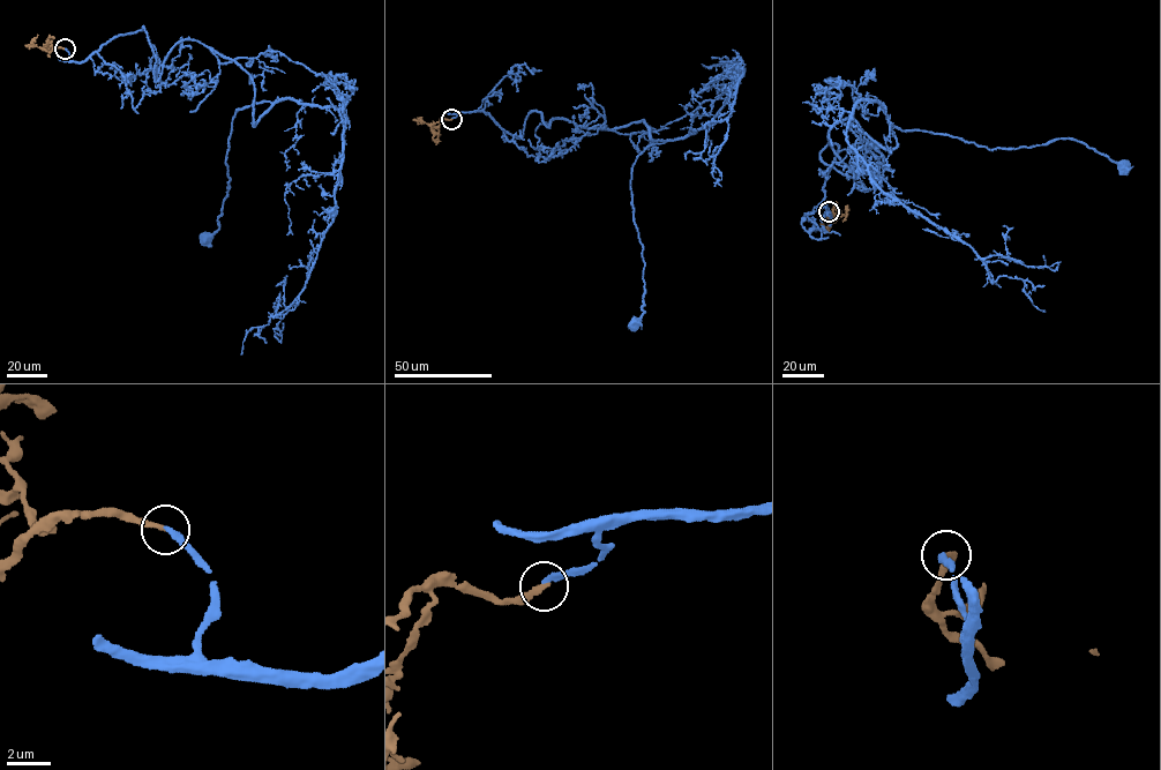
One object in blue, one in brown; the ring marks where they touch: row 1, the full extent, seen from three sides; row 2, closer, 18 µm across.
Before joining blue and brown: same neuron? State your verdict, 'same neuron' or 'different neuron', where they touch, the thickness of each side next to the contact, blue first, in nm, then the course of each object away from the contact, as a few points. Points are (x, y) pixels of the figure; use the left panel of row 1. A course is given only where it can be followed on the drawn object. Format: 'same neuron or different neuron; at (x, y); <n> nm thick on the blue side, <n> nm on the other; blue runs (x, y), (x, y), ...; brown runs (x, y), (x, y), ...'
same neuron; at (65, 49); 240 nm thick on the blue side, 240 nm on the other; blue runs (65, 49), (142, 27), (156, 81), (194, 39), (248, 74), (253, 126), (271, 103), (237, 110), (207, 238); brown runs (65, 49), (55, 47), (49, 52), (42, 47), (50, 47), (50, 55)

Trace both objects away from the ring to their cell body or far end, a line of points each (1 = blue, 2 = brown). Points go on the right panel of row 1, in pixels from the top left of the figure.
1: (828, 211), (838, 147), (821, 152), (858, 177), (829, 141), (849, 114), (888, 148), (889, 117), (1123, 166)
2: (829, 211), (828, 216), (832, 222), (847, 209), (841, 221)

